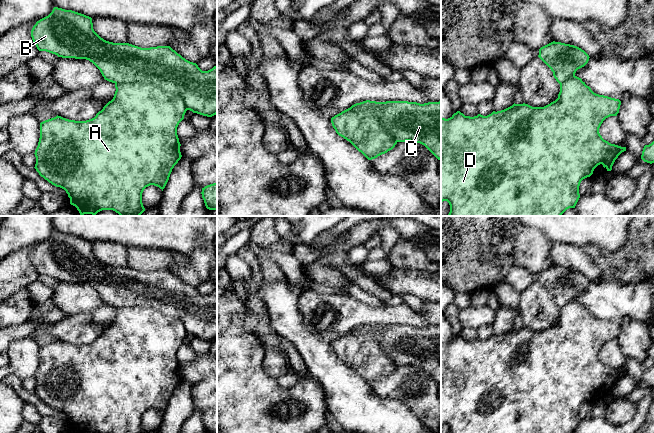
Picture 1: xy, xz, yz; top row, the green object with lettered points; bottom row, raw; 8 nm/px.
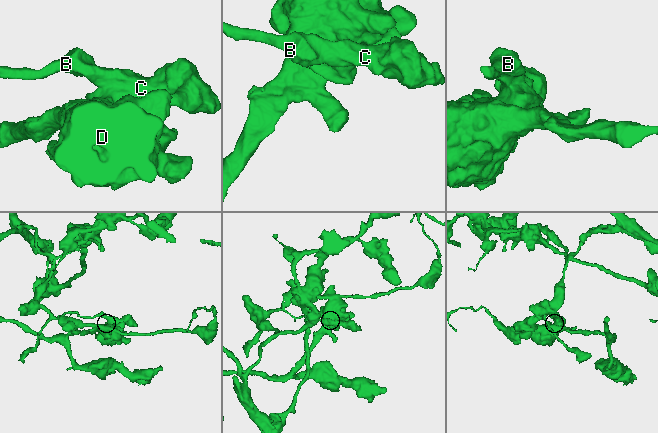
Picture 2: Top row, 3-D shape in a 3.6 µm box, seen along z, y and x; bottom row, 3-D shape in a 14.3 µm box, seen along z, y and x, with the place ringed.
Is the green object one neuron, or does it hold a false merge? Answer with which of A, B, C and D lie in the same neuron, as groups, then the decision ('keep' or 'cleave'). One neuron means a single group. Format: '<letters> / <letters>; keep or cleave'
A D / B C; cleave

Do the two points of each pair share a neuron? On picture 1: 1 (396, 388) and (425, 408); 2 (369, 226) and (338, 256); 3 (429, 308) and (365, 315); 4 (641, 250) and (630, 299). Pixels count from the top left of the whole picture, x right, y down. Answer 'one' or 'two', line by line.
1: one
2: one
3: one
4: two

